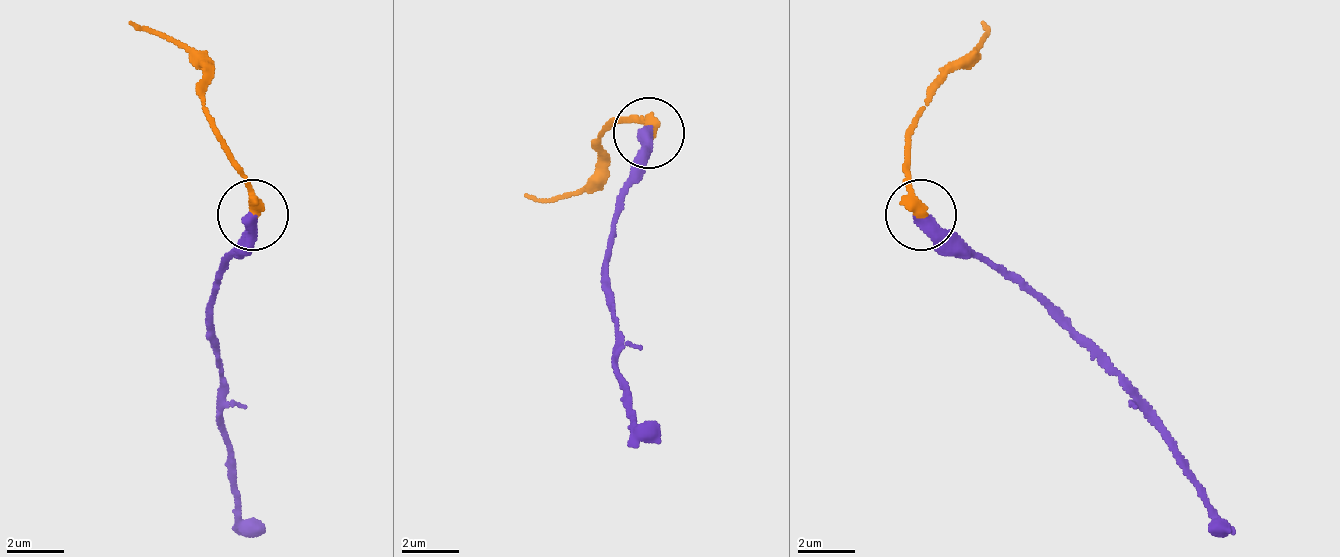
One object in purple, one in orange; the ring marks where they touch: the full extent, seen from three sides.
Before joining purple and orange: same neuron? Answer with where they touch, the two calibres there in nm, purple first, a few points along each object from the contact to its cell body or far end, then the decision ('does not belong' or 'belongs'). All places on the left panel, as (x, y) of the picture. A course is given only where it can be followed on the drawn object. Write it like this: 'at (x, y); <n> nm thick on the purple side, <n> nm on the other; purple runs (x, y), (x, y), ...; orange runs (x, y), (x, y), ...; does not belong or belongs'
at (253, 215); 440 nm thick on the purple side, 440 nm on the other; purple runs (255, 216), (219, 266), (212, 351), (219, 430), (240, 515), (262, 536); orange runs (255, 216), (248, 174), (219, 131), (205, 74), (169, 39), (127, 24); belongs

